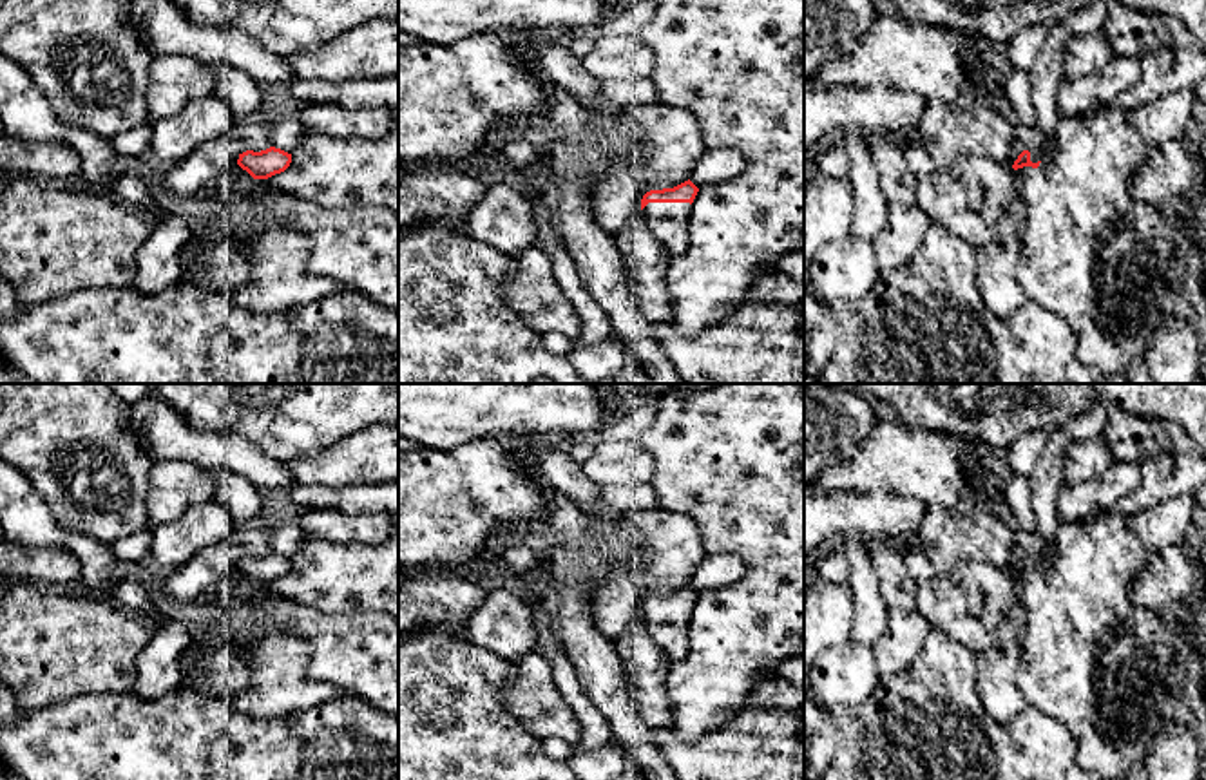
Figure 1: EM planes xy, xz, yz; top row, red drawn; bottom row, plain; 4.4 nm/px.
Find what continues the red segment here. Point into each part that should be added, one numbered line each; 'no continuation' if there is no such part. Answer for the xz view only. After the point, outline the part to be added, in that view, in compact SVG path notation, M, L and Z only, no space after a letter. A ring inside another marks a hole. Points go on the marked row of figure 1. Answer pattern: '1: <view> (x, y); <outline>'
1: xz (669, 221); M648 203L643 212L663 246L675 257L688 246L690 203Z

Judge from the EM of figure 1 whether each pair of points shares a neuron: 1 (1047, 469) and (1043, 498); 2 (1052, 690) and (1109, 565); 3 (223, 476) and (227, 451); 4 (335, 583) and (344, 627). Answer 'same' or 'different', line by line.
1: same
2: same
3: different
4: different

